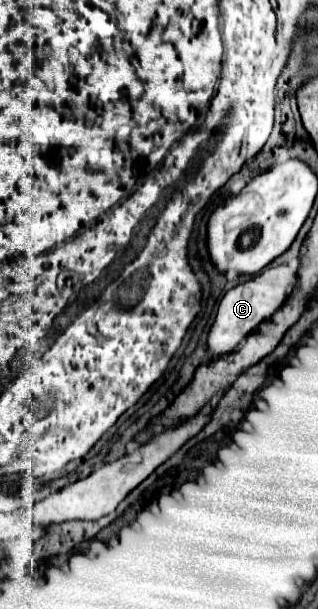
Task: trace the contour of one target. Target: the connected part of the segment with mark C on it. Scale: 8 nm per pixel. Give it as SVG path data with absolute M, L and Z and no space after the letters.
M279 265L279 267L265 267L259 275L253 275L251 279L239 283L237 287L229 289L221 303L219 303L219 311L215 317L215 323L209 331L209 357L217 357L221 353L229 353L231 349L235 349L251 331L257 329L259 323L263 323L265 319L269 319L287 299L289 289L295 281L295 271L289 265Z

